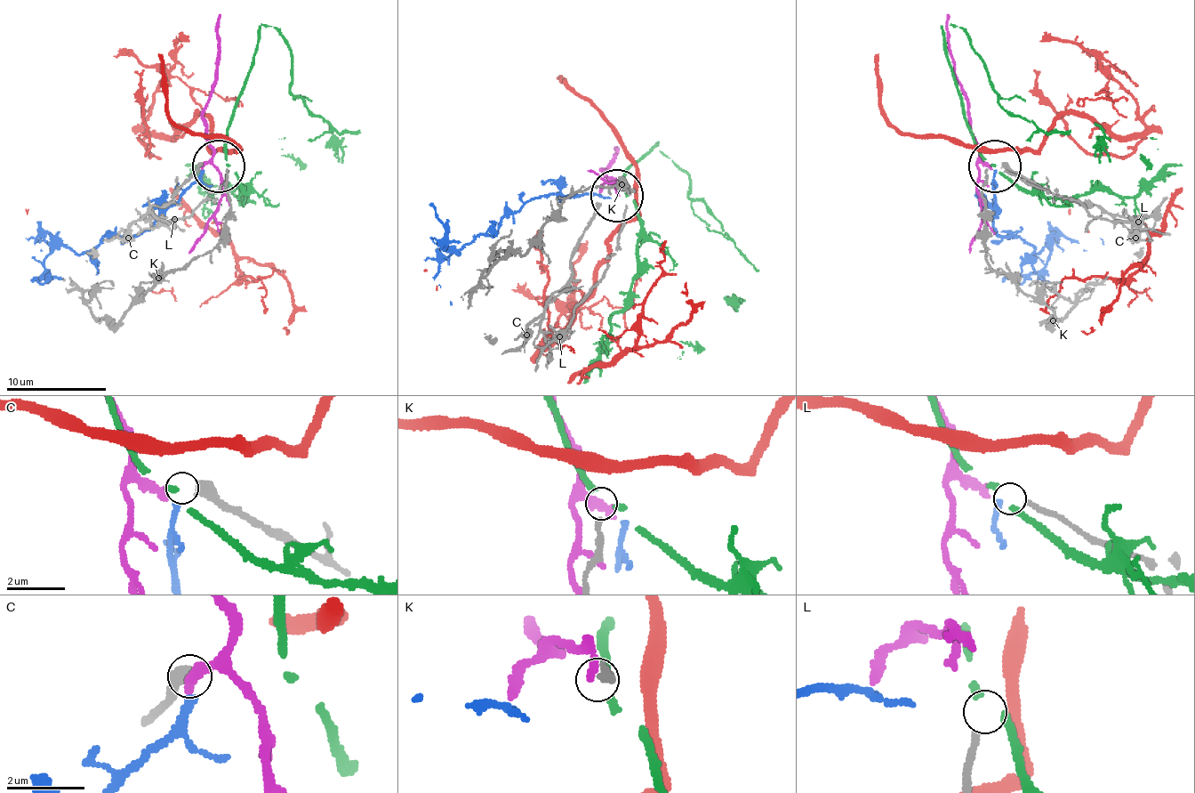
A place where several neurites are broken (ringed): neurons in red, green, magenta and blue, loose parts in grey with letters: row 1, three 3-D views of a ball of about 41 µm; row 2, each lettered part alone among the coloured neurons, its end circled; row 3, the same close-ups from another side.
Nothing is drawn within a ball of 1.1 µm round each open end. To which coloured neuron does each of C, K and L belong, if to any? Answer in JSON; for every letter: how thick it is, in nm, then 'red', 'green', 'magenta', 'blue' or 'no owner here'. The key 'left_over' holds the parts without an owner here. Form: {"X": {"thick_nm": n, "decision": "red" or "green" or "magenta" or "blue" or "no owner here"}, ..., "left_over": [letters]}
{"C": {"thick_nm": 400, "decision": "magenta"}, "K": {"thick_nm": 180, "decision": "green"}, "L": {"thick_nm": 150, "decision": "no owner here"}, "left_over": ["L"]}

